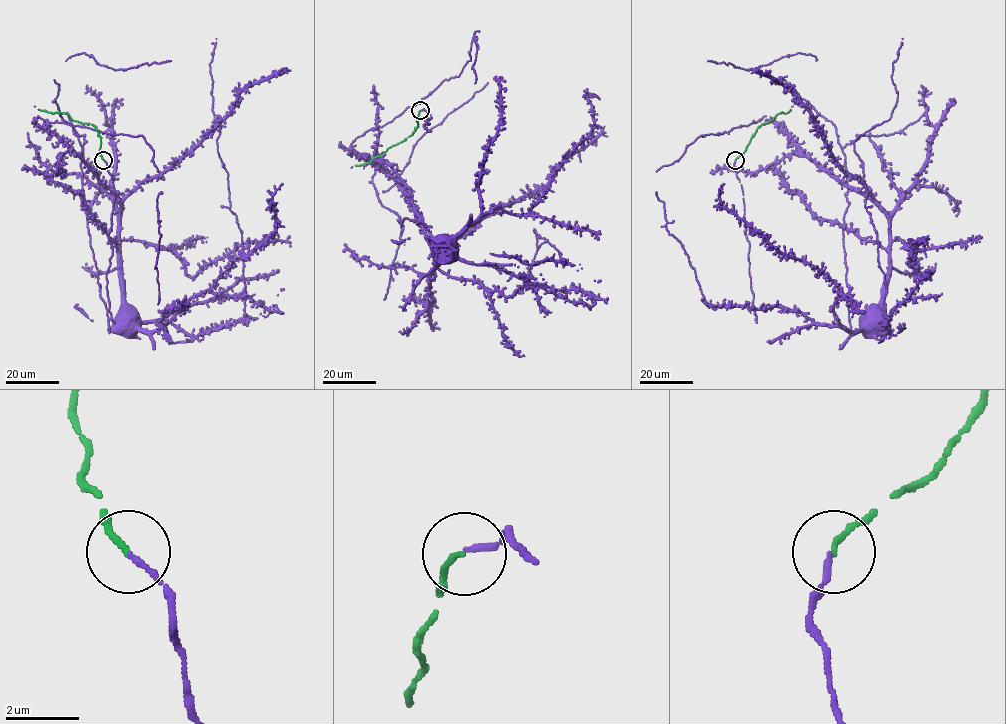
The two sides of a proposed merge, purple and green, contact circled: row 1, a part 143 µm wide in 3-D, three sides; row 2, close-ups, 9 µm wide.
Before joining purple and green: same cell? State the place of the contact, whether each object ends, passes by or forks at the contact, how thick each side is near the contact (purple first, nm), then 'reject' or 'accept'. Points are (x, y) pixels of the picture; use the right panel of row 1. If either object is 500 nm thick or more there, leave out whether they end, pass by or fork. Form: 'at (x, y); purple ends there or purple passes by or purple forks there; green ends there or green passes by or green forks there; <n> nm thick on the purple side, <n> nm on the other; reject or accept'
at (735, 160); purple ends there; green ends there; 140 nm thick on the purple side, 140 nm on the other; accept

